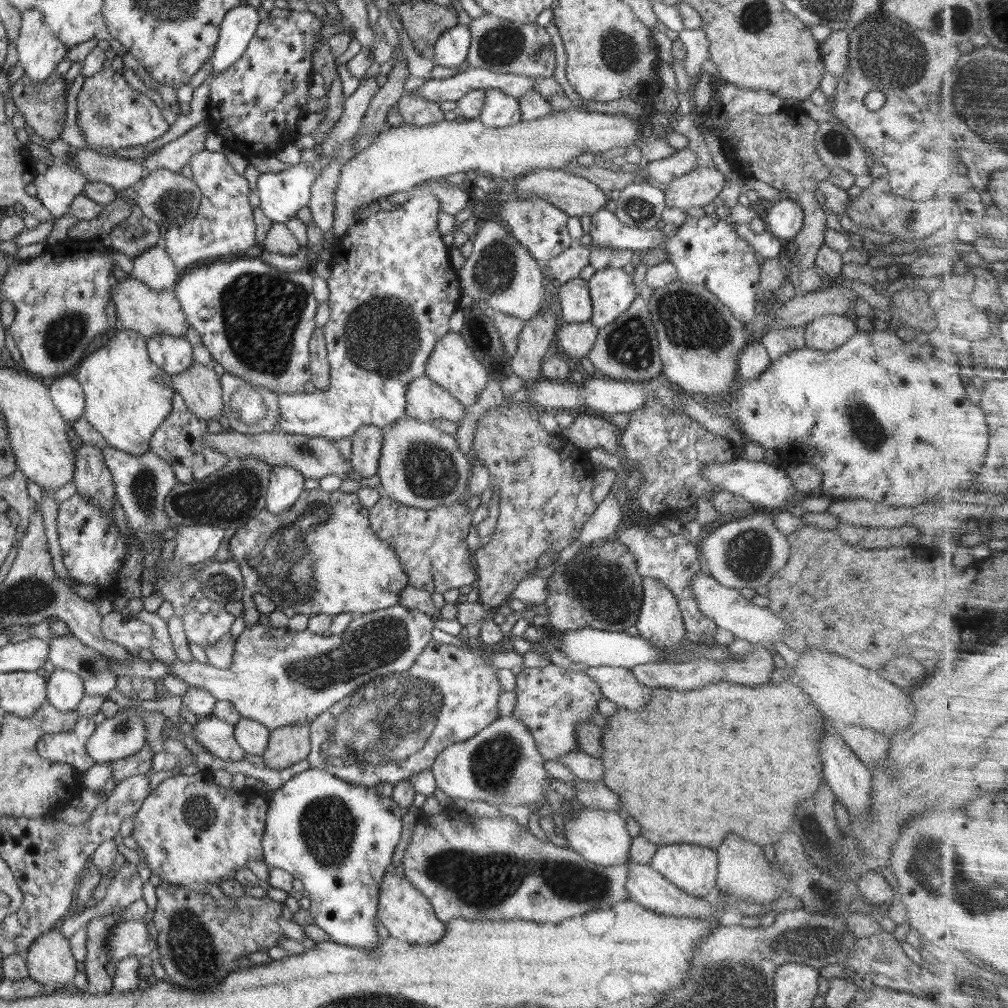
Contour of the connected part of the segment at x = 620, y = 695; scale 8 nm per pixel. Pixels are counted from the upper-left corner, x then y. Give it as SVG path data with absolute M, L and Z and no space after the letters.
M595 666L583 670L618 707L636 710L651 699L652 687L636 680L631 669Z

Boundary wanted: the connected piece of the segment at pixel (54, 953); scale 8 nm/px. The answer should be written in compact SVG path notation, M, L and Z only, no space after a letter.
M58 927L37 936L24 959L29 977L46 988L44 993L66 990L64 985L78 974L69 939Z

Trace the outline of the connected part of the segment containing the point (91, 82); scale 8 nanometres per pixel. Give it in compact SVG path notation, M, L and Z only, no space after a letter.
M109 65L100 72L85 77L77 96L77 123L90 150L114 158L118 158L118 154L113 152L152 142L169 128L154 101L144 93L132 89L122 73Z

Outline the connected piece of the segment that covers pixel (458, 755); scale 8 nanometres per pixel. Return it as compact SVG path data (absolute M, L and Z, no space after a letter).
M498 717L476 736L464 742L448 745L429 768L436 786L452 798L484 801L492 806L517 804L538 806L542 814L549 809L543 794L550 793L550 776L544 768L544 757L540 754L532 733L518 717Z

